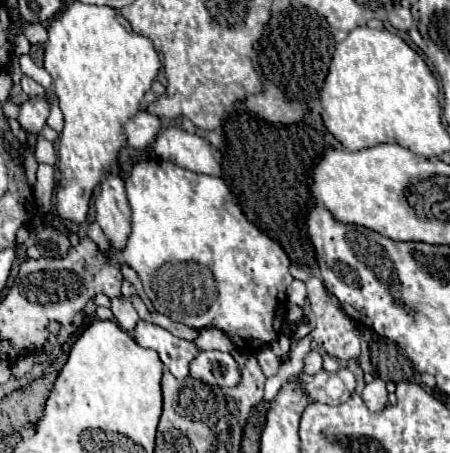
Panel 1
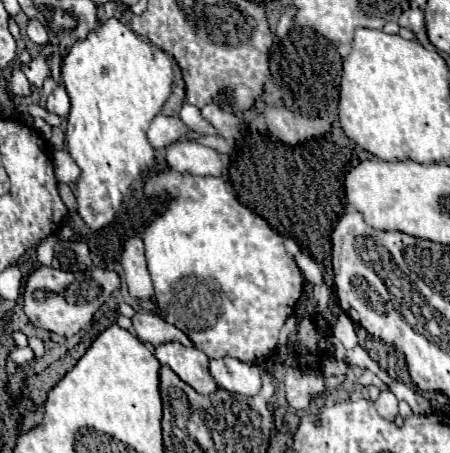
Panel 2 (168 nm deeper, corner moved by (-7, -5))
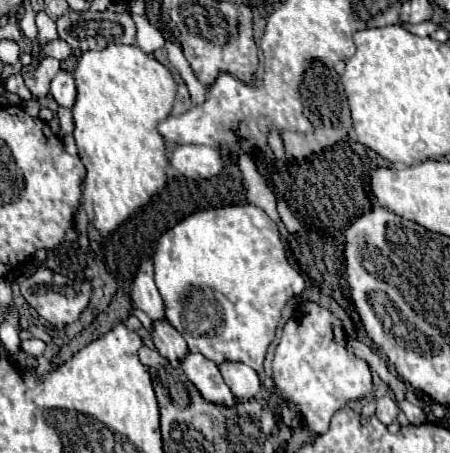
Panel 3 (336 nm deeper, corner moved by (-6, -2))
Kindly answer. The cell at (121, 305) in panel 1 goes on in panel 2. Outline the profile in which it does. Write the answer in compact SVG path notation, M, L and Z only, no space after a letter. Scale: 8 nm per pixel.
M138 310L132 316L132 324L134 324L136 336L142 342L148 342L152 346L158 346L158 344L164 344L164 342L170 342L170 340L176 340L184 346L192 346L192 340L182 330L170 326L168 322L164 322L160 316L156 316L152 312Z

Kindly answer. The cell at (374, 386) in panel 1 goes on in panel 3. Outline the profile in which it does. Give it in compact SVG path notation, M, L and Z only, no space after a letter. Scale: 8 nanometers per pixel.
M385 395L385 397L379 397L377 401L377 419L385 425L391 425L395 419L397 419L397 413L399 413L399 407L397 407L397 401L393 395Z

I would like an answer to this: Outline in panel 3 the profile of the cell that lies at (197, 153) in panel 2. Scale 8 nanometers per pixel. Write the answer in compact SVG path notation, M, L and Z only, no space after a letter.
M177 145L169 161L181 175L189 179L211 179L223 169L219 151L205 145Z

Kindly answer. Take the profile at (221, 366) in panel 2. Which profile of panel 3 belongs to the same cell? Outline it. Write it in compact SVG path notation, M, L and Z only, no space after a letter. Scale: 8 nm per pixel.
M225 361L219 369L221 369L225 383L229 385L229 389L233 391L233 395L237 399L249 399L249 397L257 395L257 391L261 389L261 381L259 381L257 373L251 367L247 367L245 363Z

